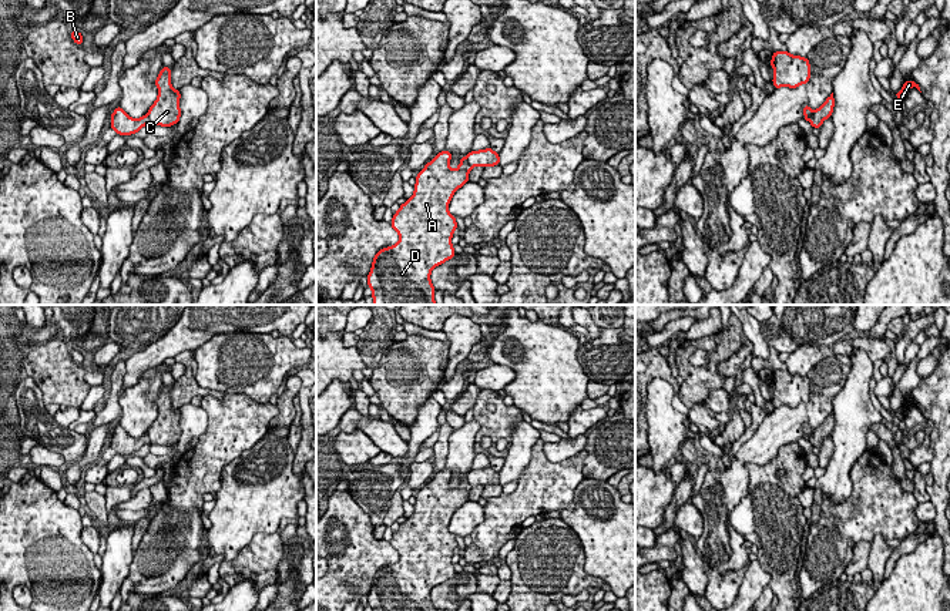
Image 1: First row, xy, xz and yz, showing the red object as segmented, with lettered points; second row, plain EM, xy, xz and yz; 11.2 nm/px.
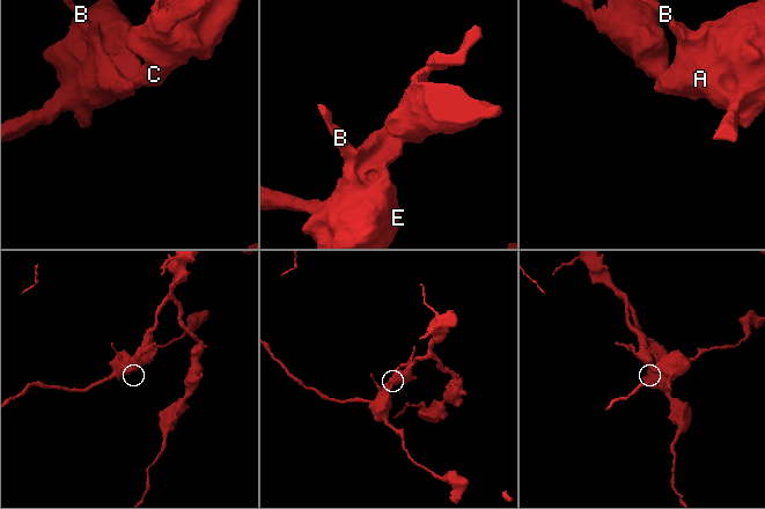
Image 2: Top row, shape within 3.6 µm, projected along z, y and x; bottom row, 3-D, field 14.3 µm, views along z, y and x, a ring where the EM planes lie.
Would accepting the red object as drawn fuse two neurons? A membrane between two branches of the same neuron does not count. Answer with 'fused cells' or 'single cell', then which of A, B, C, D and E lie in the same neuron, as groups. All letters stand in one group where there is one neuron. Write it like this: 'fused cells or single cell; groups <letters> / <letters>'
fused cells; groups A B D E / C

